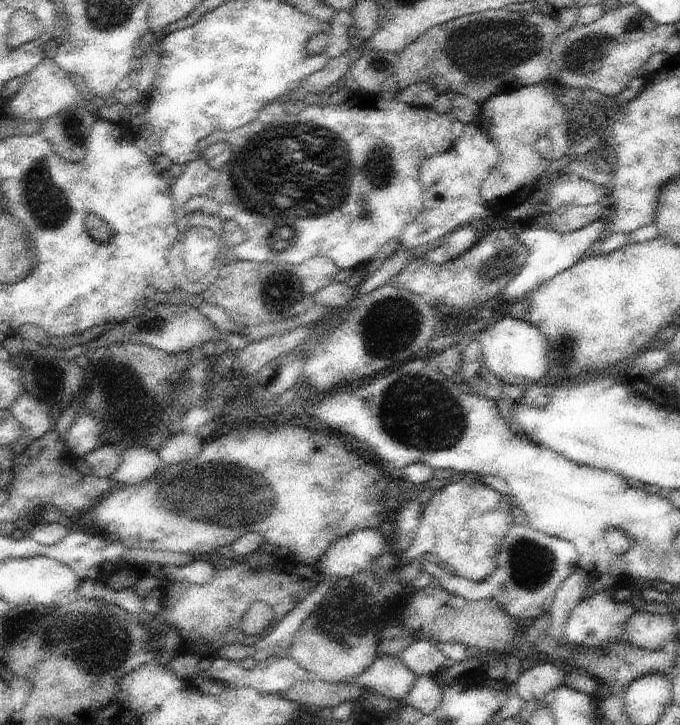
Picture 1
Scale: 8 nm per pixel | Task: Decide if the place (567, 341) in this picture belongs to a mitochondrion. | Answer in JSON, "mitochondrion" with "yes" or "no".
{"mitochondrion":"yes"}

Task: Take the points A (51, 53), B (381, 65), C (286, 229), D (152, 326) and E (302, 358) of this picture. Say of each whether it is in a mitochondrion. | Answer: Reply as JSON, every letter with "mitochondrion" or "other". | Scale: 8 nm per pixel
{"A":"other","B":"mitochondrion","C":"mitochondrion","D":"mitochondrion","E":"other"}

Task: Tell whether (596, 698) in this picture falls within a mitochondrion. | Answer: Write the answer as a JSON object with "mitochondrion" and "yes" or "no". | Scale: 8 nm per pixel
{"mitochondrion":"no"}

